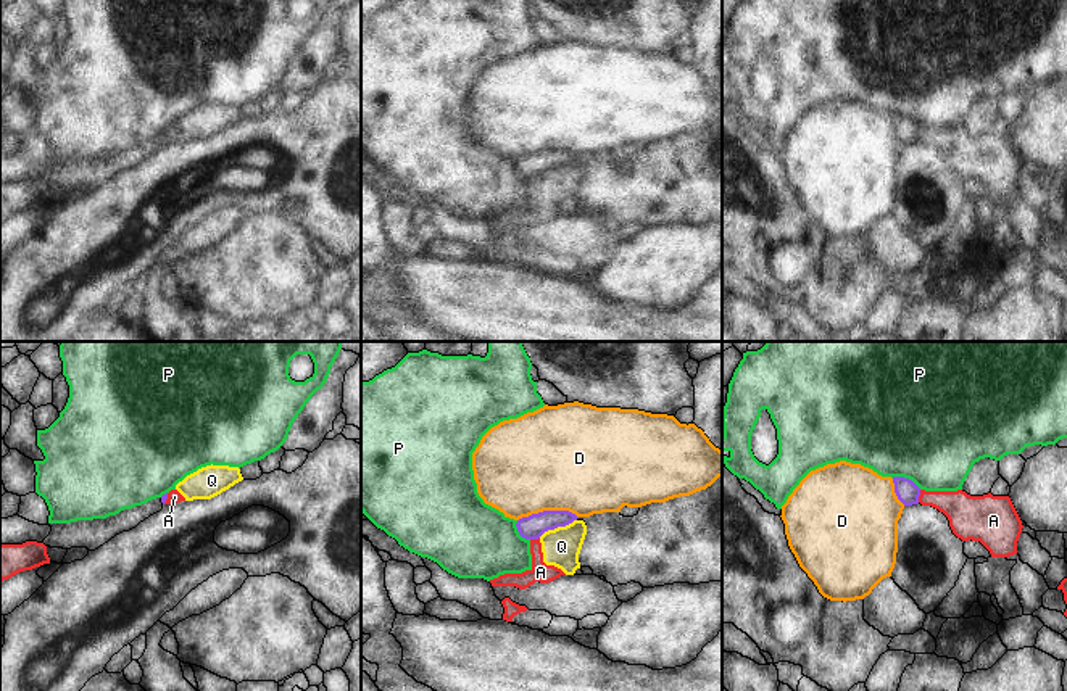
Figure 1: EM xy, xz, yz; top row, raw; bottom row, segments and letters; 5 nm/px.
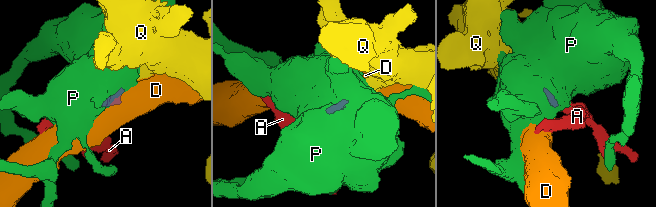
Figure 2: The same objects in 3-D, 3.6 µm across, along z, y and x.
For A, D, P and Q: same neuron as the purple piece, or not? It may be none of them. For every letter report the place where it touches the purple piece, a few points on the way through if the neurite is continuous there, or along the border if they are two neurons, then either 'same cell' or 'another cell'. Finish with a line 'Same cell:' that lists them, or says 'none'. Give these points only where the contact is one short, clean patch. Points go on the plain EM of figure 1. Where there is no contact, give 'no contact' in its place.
A: yz (919, 134) | along yz (921, 129), (917, 140) | another cell
D: xz (547, 150) | along xz (577, 155), (568, 150), (539, 150), (518, 160) | another cell
P: yz (906, 118) | along yz (892, 116), (908, 116), (921, 128) | another cell
Q: xz (556, 166) | along xz (576, 158), (548, 168), (539, 176) | another cell
Same cell: none

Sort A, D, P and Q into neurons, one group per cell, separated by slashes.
A Q / D / P

